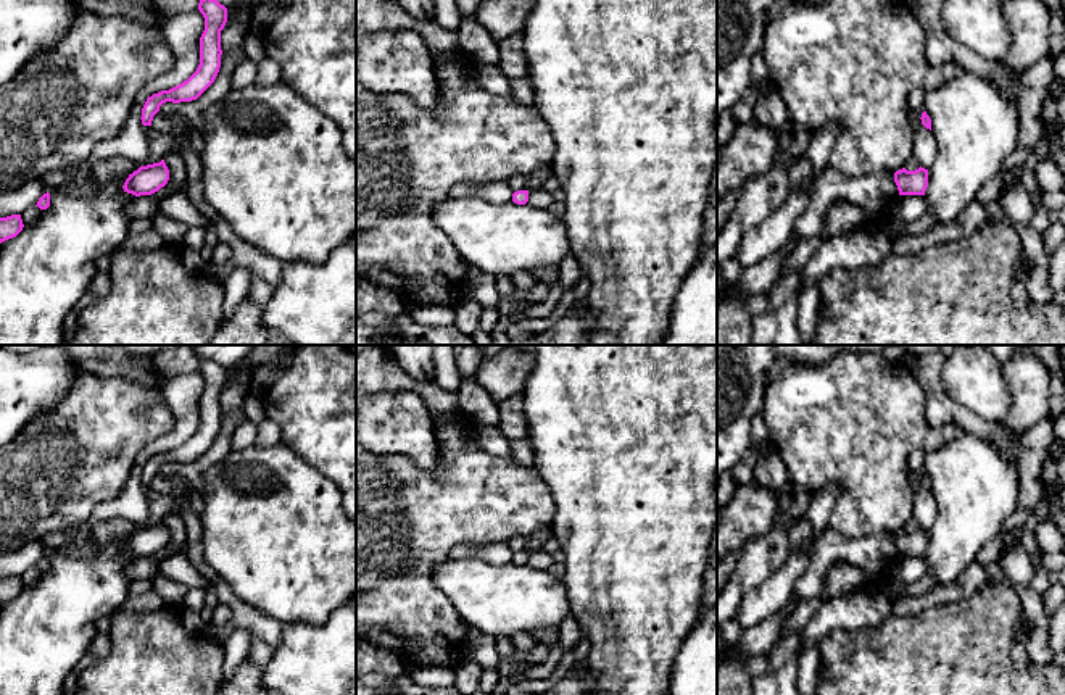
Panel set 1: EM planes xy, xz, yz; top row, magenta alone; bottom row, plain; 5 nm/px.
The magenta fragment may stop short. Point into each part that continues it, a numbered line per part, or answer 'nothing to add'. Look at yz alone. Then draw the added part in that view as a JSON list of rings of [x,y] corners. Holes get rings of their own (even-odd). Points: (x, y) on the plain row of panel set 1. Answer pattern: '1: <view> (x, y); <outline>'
nothing to add

